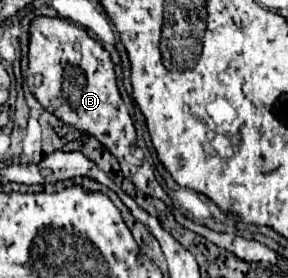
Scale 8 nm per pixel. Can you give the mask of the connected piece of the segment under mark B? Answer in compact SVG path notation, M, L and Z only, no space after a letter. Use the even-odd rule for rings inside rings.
M35 16L29 24L29 72L27 72L27 84L29 90L35 94L39 104L53 112L63 122L89 132L95 136L121 164L121 172L127 180L131 180L141 192L147 196L163 200L175 214L177 222L185 228L193 230L195 234L205 236L213 244L233 252L241 260L247 262L261 262L267 254L267 246L257 240L245 240L237 234L225 234L225 232L213 232L207 226L195 224L187 220L171 202L171 198L163 192L159 186L153 170L141 170L143 166L143 152L137 148L135 142L135 126L133 120L121 100L117 78L115 78L115 64L111 60L111 54L93 40L83 28L63 20L63 18L49 18L49 16ZM63 76L65 76L65 90L63 90Z

